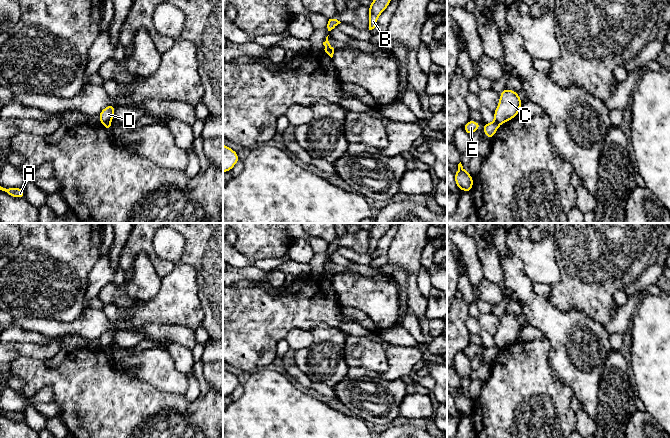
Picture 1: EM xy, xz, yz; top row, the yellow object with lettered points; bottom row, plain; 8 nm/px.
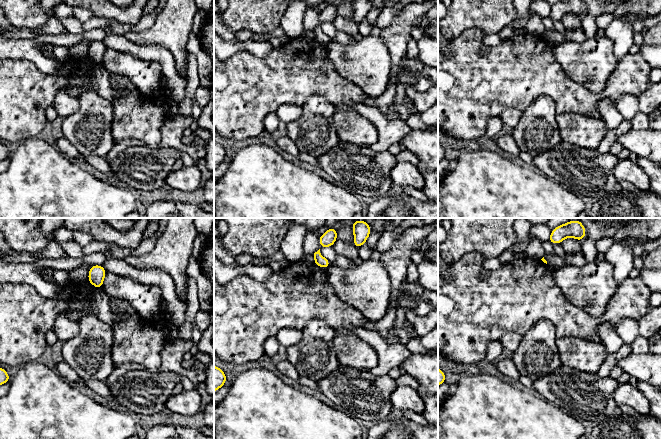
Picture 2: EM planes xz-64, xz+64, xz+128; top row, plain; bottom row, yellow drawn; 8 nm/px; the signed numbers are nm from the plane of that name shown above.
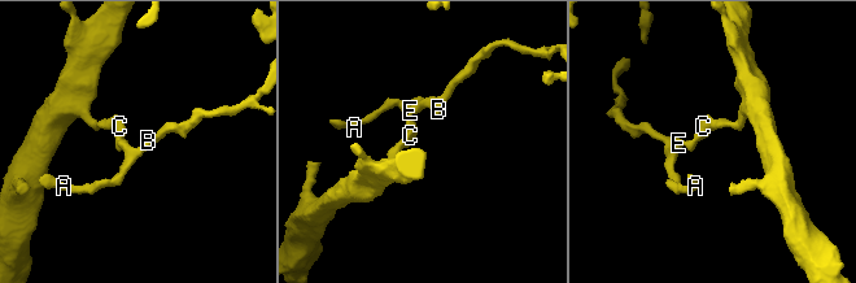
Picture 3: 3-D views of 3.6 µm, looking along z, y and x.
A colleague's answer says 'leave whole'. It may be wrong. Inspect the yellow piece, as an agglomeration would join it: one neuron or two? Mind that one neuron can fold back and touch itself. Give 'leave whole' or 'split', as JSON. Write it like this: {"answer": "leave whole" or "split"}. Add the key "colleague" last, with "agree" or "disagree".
{"answer": "split", "colleague": "disagree"}

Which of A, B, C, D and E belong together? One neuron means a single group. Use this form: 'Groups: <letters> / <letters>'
Groups: A B E / C D

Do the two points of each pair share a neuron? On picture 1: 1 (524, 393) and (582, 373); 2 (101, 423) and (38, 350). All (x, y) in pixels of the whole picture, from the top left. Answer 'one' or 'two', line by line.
1: two
2: two

